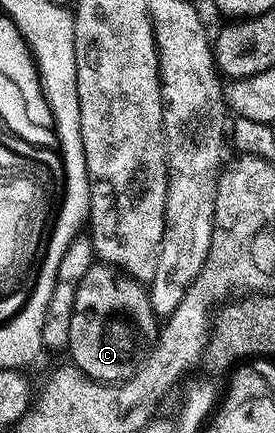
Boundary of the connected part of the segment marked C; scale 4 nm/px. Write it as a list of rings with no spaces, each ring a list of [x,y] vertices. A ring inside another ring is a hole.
[[[96,264],[85,272],[77,288],[77,300],[73,304],[73,321],[69,324],[69,340],[66,349],[71,350],[70,361],[85,377],[102,384],[122,384],[138,372],[143,361],[159,340],[161,322],[150,303],[148,291],[140,283],[124,275],[117,266]]]

